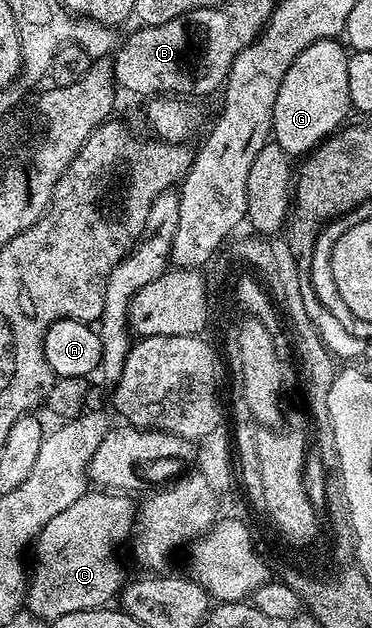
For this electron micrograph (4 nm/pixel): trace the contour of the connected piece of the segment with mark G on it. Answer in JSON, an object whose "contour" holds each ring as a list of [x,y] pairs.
{"contour":[[[326,39],[309,45],[289,65],[289,73],[285,73],[281,89],[277,89],[271,122],[274,142],[281,145],[288,157],[306,155],[344,126],[343,118],[352,110],[347,57],[348,52],[339,39]]]}

